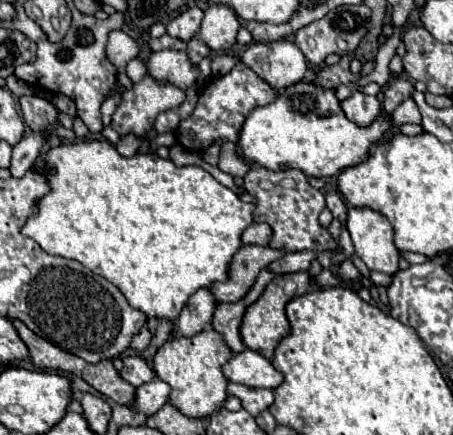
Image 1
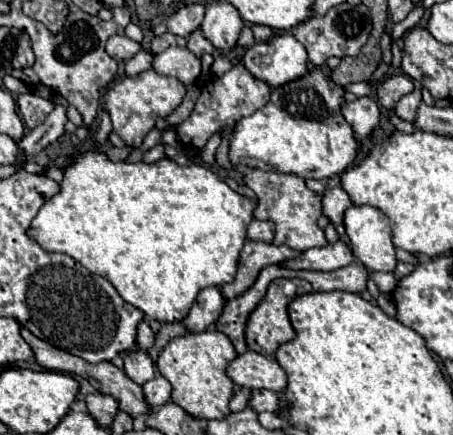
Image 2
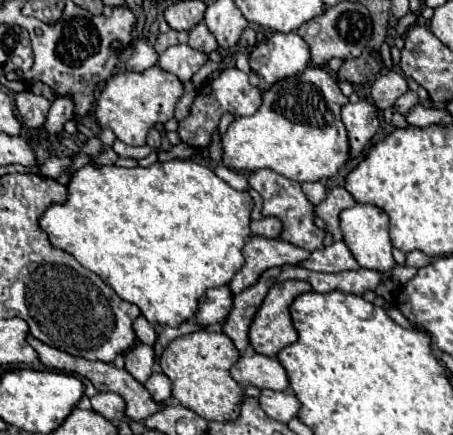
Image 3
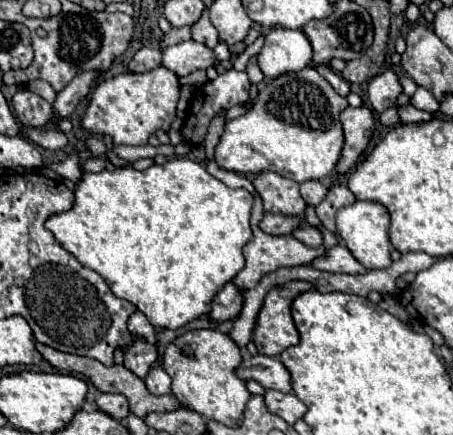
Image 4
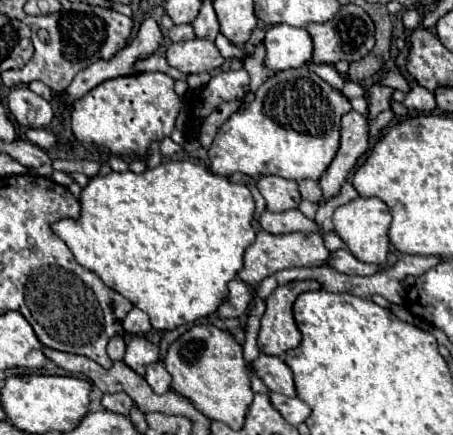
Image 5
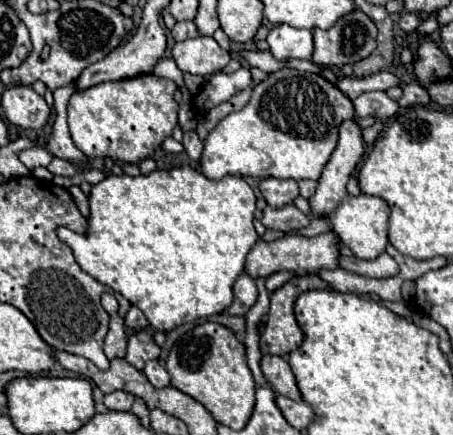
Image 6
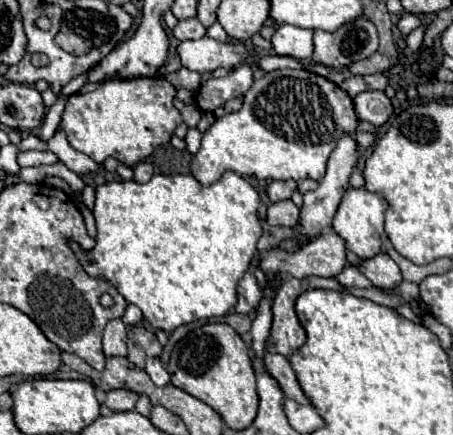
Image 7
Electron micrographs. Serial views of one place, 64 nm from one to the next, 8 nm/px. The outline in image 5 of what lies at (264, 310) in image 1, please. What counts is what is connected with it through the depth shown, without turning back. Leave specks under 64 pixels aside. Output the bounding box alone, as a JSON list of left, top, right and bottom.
[258,280,320,356]

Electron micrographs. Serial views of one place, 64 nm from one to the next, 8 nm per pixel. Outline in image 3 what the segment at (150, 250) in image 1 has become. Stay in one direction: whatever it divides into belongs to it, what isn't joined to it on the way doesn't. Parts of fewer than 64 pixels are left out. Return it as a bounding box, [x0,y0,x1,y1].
[40,160,254,326]

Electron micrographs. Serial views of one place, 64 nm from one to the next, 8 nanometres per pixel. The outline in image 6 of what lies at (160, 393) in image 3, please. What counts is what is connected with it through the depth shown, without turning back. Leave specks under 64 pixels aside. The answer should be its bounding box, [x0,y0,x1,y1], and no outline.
[144,360,170,388]

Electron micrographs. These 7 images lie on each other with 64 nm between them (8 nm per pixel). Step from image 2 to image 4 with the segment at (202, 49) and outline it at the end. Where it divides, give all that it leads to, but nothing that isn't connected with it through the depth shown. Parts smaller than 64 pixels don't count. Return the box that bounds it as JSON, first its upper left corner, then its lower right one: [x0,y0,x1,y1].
[192,10,218,48]

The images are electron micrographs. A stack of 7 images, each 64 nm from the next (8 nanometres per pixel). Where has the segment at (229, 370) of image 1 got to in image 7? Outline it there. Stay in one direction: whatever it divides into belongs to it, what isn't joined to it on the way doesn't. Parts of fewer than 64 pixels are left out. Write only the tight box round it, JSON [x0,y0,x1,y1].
[262,354,310,404]

